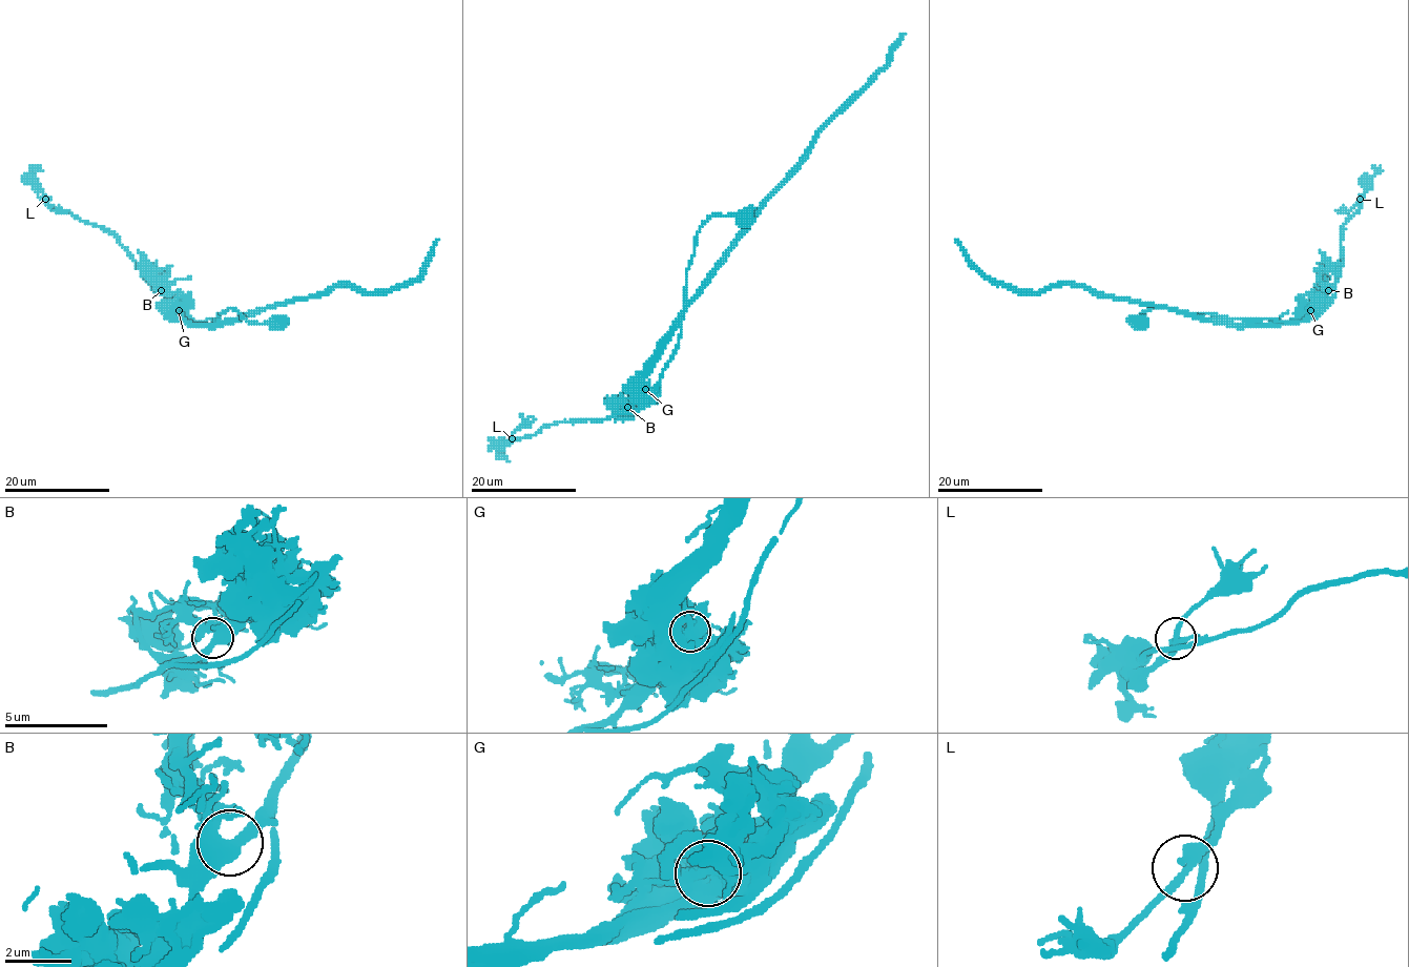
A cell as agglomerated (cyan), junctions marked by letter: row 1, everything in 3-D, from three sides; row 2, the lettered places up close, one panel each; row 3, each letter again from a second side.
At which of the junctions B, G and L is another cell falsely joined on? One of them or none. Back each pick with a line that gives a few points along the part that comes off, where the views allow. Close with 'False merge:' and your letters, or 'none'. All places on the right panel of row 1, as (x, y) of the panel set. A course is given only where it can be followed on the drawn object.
G: course (1309, 310), (1334, 287), (1334, 296), (1319, 315), (1298, 323), (1230, 320), (1150, 309), (1137, 322), (1144, 325)
False merge: G

